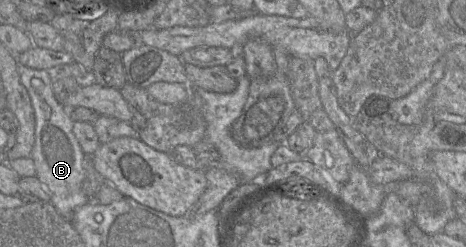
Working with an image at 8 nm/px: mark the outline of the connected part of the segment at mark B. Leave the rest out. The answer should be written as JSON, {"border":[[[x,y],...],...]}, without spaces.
{"border":[[[19,64],[18,74],[21,84],[28,92],[35,115],[35,140],[30,157],[35,164],[36,177],[50,194],[50,203],[56,211],[71,222],[75,210],[90,201],[83,191],[85,153],[73,134],[73,120],[69,110],[53,94],[47,70]]]}

